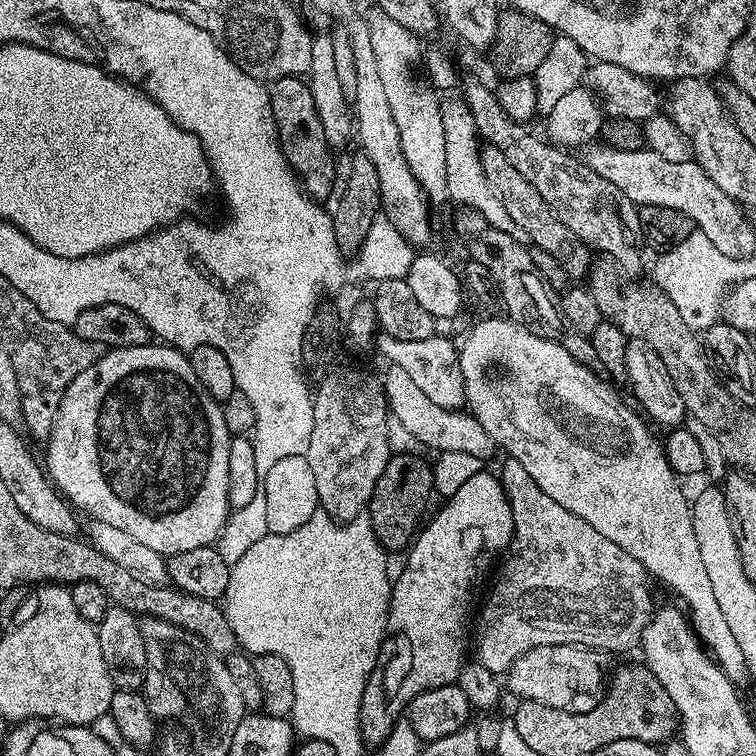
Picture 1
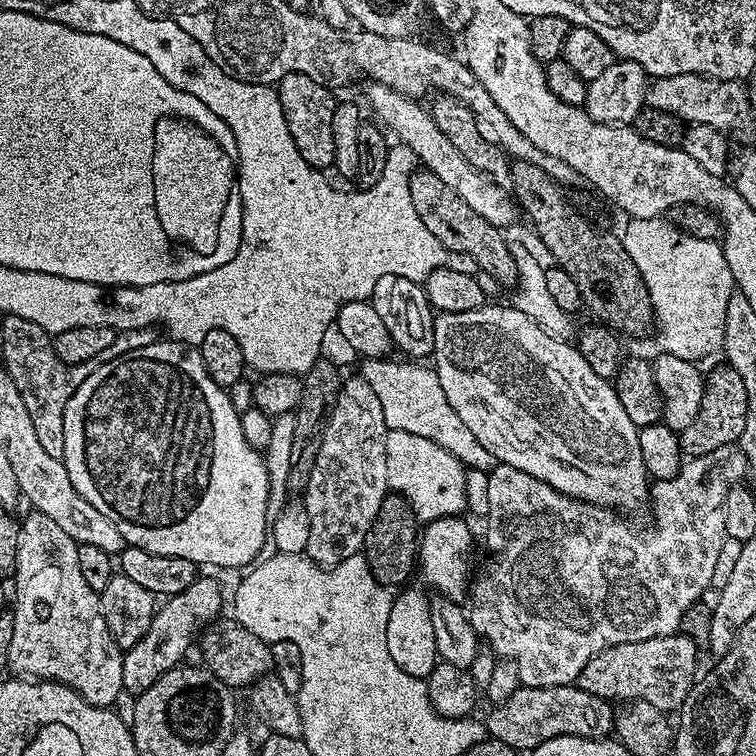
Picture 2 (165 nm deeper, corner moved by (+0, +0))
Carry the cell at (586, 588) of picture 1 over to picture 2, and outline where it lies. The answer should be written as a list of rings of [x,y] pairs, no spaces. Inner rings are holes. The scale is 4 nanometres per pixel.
[[[736,444],[718,446],[718,450],[710,450],[710,454],[694,456],[683,461],[677,474],[666,481],[655,481],[650,488],[651,503],[656,503],[657,532],[648,532],[639,536],[631,532],[617,513],[610,508],[600,508],[597,504],[587,504],[581,500],[570,498],[554,486],[546,482],[538,482],[538,478],[530,478],[530,474],[522,474],[522,470],[514,470],[514,466],[506,466],[497,462],[492,472],[488,473],[487,501],[489,514],[483,521],[484,548],[488,553],[480,564],[480,573],[475,573],[470,584],[470,595],[466,600],[468,620],[474,626],[477,637],[487,647],[496,653],[500,660],[512,660],[520,675],[521,685],[525,688],[549,688],[563,684],[576,684],[580,679],[586,662],[594,654],[606,650],[610,646],[618,646],[626,642],[642,642],[646,638],[659,636],[674,636],[681,631],[680,623],[684,615],[692,608],[692,603],[703,594],[707,588],[713,587],[714,566],[718,566],[718,554],[722,554],[722,546],[729,540],[725,523],[722,520],[723,499],[730,486],[739,485],[748,475],[748,463],[742,450]]]

